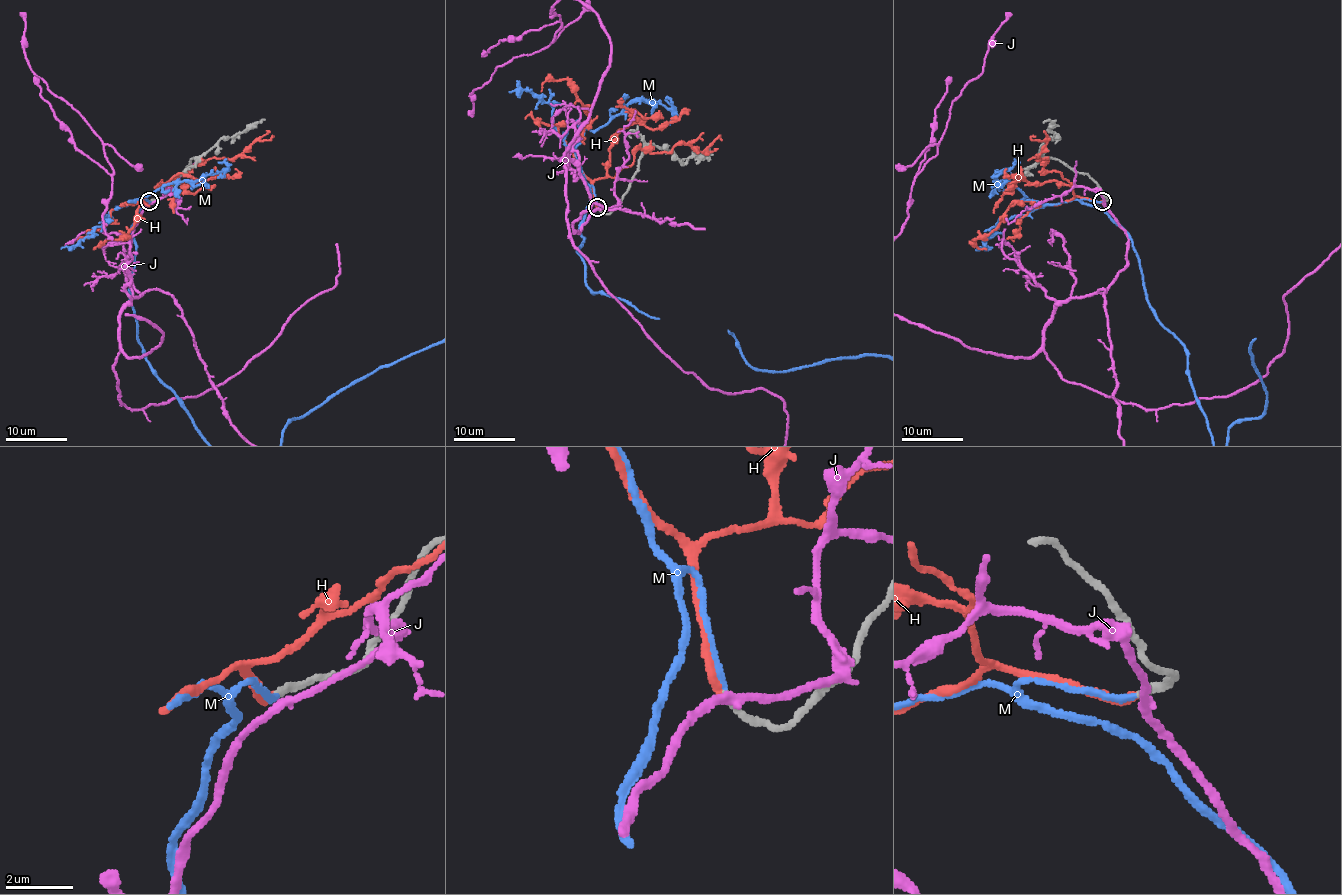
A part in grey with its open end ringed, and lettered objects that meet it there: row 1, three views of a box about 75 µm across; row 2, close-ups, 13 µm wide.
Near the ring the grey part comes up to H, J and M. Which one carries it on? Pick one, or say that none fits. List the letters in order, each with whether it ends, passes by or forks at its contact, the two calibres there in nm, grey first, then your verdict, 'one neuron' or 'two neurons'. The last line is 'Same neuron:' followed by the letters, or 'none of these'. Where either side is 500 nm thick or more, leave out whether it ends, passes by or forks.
H: it ends there; 220 nm thick on the grey side, 220 nm on the other; two neurons
J: it passes by; 240 nm thick on the grey side, 240 nm on the other; two neurons
M: it ends there; 200 nm thick on the grey side, 180 nm on the other; one neuron
Same neuron: M

